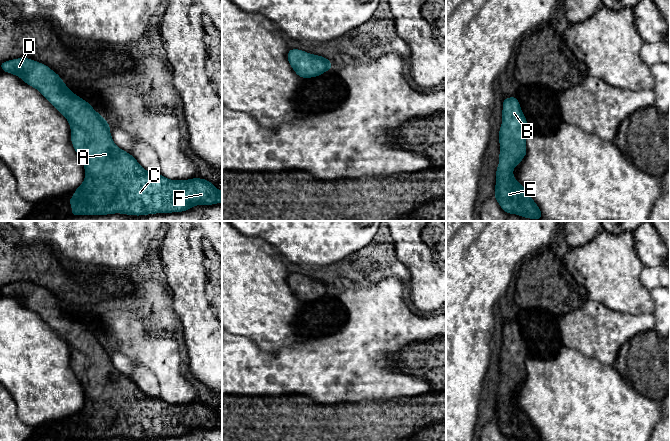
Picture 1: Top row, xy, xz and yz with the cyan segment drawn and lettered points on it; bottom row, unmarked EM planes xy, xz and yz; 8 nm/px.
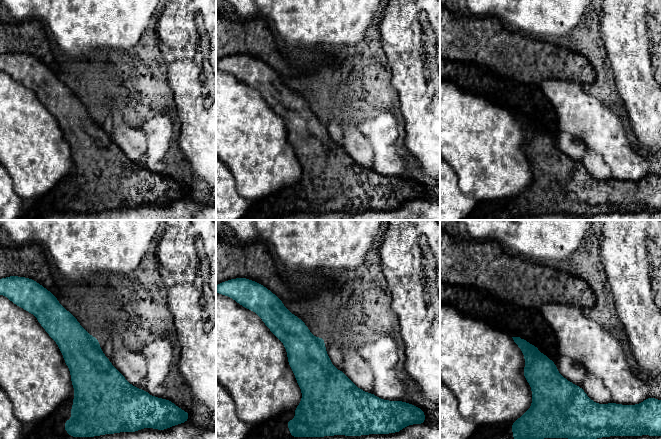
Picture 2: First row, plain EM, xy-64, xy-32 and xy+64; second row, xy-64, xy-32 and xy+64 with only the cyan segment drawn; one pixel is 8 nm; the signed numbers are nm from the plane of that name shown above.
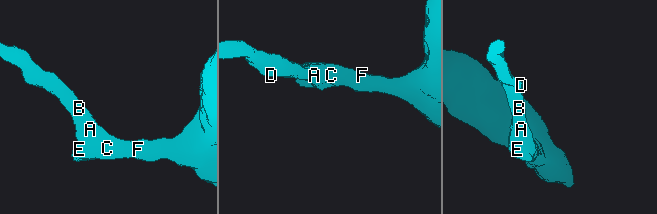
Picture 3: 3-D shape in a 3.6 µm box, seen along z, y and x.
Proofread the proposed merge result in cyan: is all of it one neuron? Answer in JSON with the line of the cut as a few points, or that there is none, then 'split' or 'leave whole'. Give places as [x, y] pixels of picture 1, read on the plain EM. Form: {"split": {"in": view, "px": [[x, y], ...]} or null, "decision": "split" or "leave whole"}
{"split": null, "decision": "leave whole"}

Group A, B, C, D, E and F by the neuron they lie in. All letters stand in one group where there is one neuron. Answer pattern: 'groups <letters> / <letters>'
groups A B C D E F

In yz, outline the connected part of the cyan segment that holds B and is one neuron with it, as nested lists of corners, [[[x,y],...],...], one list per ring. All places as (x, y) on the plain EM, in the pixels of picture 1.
[[[517,321],[504,322],[494,422],[508,438],[542,441],[538,429],[513,399],[514,392],[520,388],[527,377],[527,354],[527,343],[522,337]]]

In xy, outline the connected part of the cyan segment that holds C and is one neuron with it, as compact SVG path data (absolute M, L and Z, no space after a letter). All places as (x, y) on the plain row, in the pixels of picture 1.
M17 282L2 286L0 291L4 296L20 301L24 307L37 313L70 348L71 367L85 394L83 407L69 423L72 440L116 437L141 440L184 436L196 429L222 427L222 415L211 405L196 401L171 404L145 394L130 377L113 366L110 349L104 341L90 327L74 318L47 289L30 282Z

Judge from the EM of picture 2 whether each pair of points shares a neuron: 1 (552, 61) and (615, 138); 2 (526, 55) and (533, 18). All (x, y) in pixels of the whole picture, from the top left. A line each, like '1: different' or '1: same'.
1: different
2: different

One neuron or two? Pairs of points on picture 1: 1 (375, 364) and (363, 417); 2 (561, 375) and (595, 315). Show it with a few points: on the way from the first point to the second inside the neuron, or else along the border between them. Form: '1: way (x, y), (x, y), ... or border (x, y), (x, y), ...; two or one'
1: border (391, 399), (363, 399), (344, 403); two
2: border (563, 345), (578, 350), (596, 360); two

